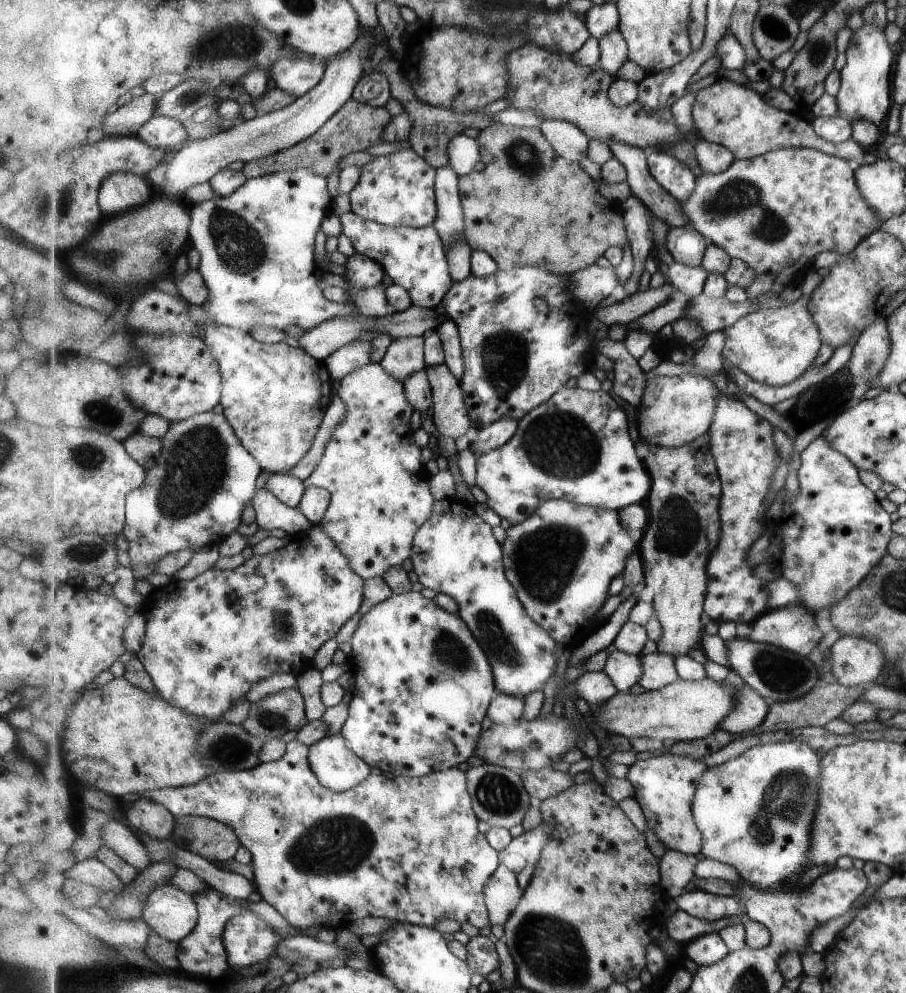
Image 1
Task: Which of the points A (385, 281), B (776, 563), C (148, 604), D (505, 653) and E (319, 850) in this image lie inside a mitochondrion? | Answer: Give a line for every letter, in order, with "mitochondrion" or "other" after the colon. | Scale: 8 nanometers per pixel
A: other
B: other
C: other
D: mitochondrion
E: mitochondrion

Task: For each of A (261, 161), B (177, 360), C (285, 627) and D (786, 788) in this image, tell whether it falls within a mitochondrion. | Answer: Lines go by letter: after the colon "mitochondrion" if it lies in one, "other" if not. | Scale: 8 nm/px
A: other
B: other
C: mitochondrion
D: mitochondrion

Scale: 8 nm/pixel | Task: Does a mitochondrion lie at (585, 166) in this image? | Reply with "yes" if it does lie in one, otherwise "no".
no

